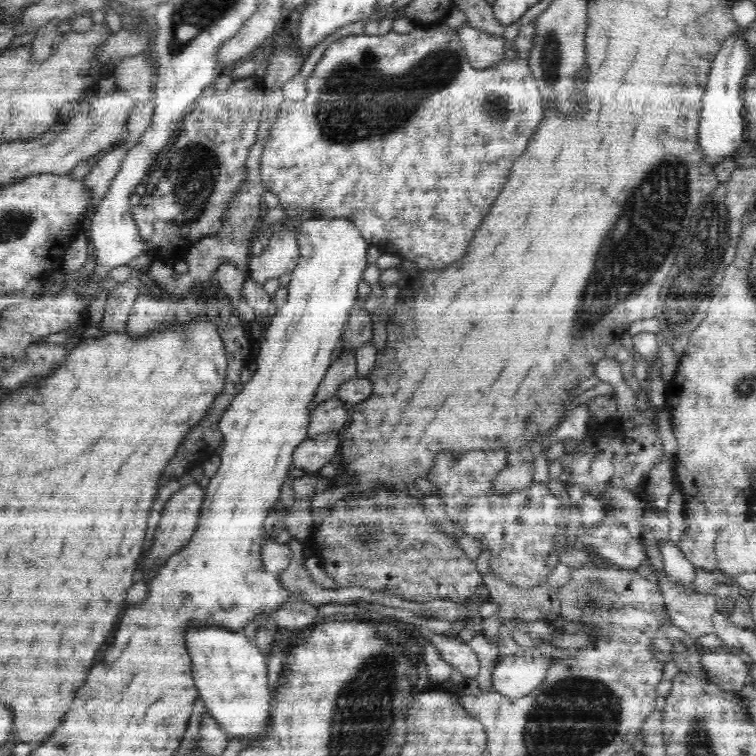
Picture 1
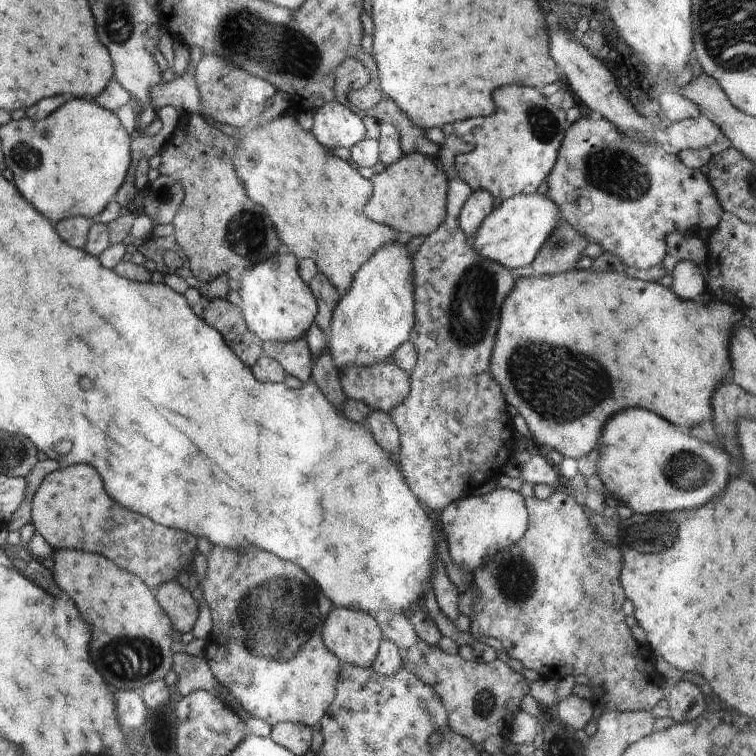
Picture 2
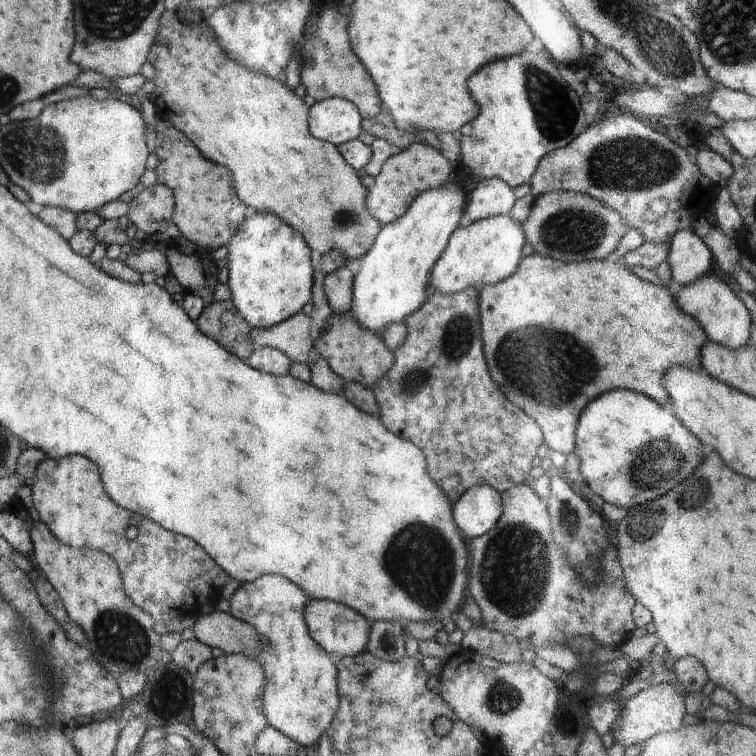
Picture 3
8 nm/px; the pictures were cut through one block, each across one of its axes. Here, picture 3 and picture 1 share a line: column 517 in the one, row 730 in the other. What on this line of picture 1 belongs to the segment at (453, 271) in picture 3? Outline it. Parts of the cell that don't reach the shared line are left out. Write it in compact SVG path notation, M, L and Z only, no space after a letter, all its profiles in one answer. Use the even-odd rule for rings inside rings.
M198 626L186 630L186 649L191 658L191 676L209 715L221 726L230 739L238 738L243 744L258 740L258 736L270 730L270 710L272 700L268 689L266 655L256 647L254 640L248 639L242 630L232 631L220 626Z

